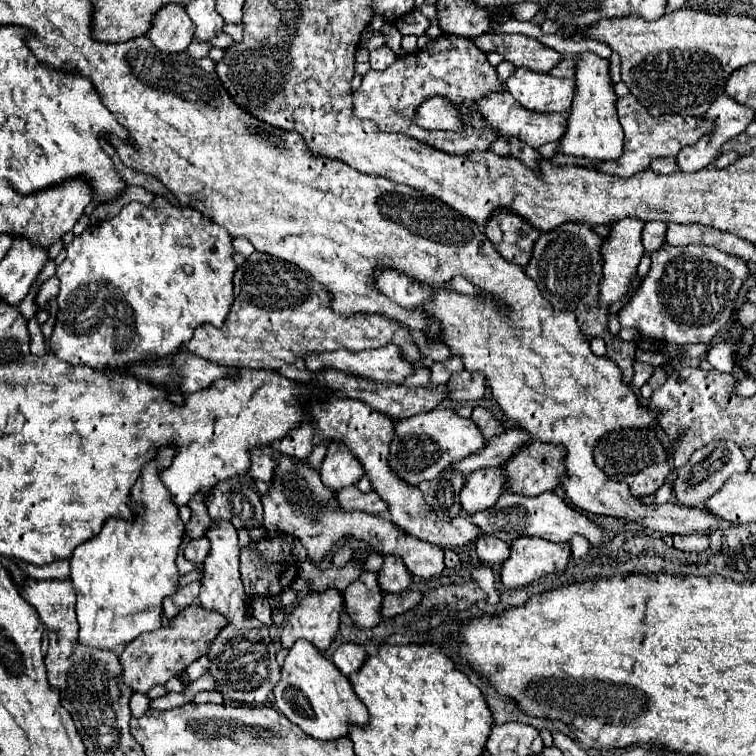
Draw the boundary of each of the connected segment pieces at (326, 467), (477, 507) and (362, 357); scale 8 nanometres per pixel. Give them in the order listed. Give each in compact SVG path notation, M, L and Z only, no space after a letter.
M333 441L327 447L327 455L319 471L323 483L331 489L343 489L355 485L363 477L363 465L341 441Z
M487 467L471 473L465 479L463 491L461 491L461 505L467 515L473 515L475 511L483 511L497 503L501 493L505 491L507 475L501 467Z
M395 345L367 349L367 351L335 351L323 355L307 355L305 359L309 371L321 371L323 367L333 367L343 373L353 373L359 377L375 379L381 383L401 383L407 375L411 375L413 367L407 363Z

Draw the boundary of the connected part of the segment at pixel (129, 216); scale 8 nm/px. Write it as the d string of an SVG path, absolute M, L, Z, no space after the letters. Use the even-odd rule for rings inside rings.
M157 195L155 203L151 207L145 207L141 203L129 203L123 207L123 211L111 219L105 221L101 225L91 225L87 227L79 237L75 237L69 245L67 245L67 257L65 261L59 265L57 269L57 277L61 281L61 289L57 295L57 305L59 305L59 313L55 319L55 327L53 327L53 335L49 339L49 349L51 353L55 353L59 359L71 363L71 365L87 365L91 369L97 371L115 371L115 373L127 373L127 369L135 363L145 363L145 361L157 361L157 359L165 359L169 355L177 355L183 349L183 343L187 343L195 331L195 327L203 325L203 323L211 323L211 325L223 325L229 307L231 307L231 291L233 291L233 273L237 269L235 261L233 261L233 247L231 247L231 237L227 235L227 231L223 231L223 227L215 225L215 223L207 223L207 219L203 219L203 215L199 215L199 211L189 209L189 207L173 207L165 197ZM185 265L193 265L193 273L187 275L183 271Z

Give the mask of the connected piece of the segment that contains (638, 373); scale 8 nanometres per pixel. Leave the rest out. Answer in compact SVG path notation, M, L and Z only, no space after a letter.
M635 361L635 375L633 375L633 383L631 383L631 387L633 387L633 389L641 389L643 383L647 383L651 375L653 375L653 365Z

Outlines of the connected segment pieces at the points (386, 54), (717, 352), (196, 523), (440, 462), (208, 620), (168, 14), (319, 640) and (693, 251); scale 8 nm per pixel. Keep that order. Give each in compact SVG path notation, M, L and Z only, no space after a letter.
M387 45L371 51L371 55L369 55L371 69L375 69L375 71L383 71L383 69L385 69L387 65L391 65L395 59L397 59L397 55L395 55Z
M723 343L713 345L707 353L707 359L719 373L731 373L735 367L735 363L731 363L731 347L723 347Z
M195 493L191 499L189 499L189 509L191 509L191 519L185 527L185 535L189 535L191 539L197 539L197 537L203 537L207 527L211 525L211 517L207 513L207 507L203 503L203 493Z
M433 409L395 423L395 437L389 443L387 461L399 479L409 485L419 485L421 481L435 479L439 471L447 467L447 463L461 461L483 445L485 439L471 419L463 419L451 409Z
M191 605L183 609L167 627L155 629L151 633L139 635L139 639L131 641L121 653L123 667L123 683L127 683L133 691L147 693L157 683L167 683L171 677L187 669L193 661L209 653L209 643L219 635L219 631L227 625L227 619L217 613L203 609L201 605Z
M169 3L155 13L147 37L155 43L155 47L159 47L159 51L179 53L185 51L193 41L193 33L195 27L185 9L181 5Z
M329 589L325 593L309 593L301 599L301 603L293 609L293 613L287 617L283 629L281 629L281 645L283 649L291 649L291 645L297 639L307 639L317 651L325 651L329 649L329 645L333 643L337 629L339 629L339 613L343 609L343 597L339 591Z
M665 243L651 253L647 277L635 297L621 309L621 327L635 327L639 333L665 343L709 343L731 325L733 305L747 275L749 269L743 259L731 257L717 247L701 243L675 247Z

